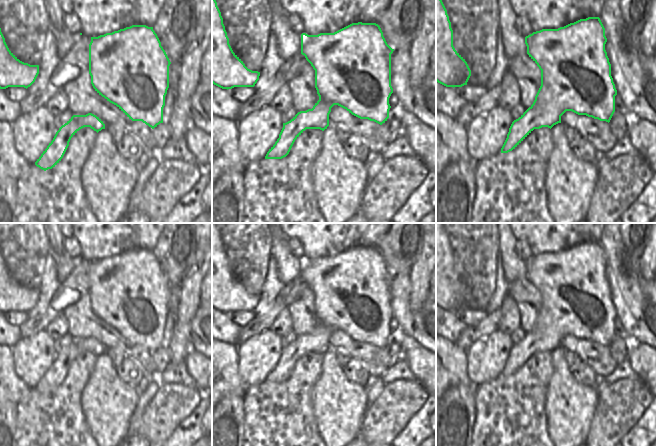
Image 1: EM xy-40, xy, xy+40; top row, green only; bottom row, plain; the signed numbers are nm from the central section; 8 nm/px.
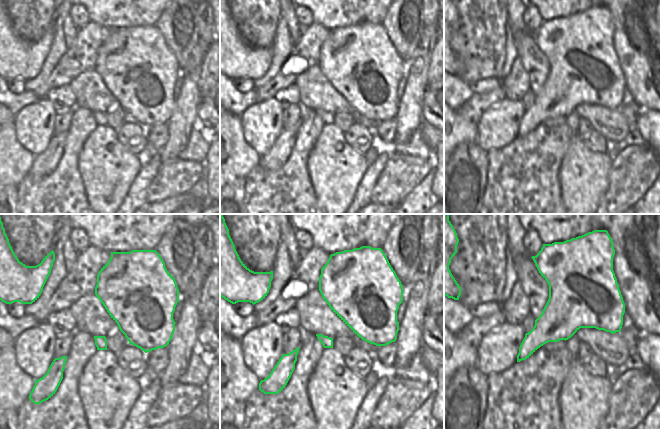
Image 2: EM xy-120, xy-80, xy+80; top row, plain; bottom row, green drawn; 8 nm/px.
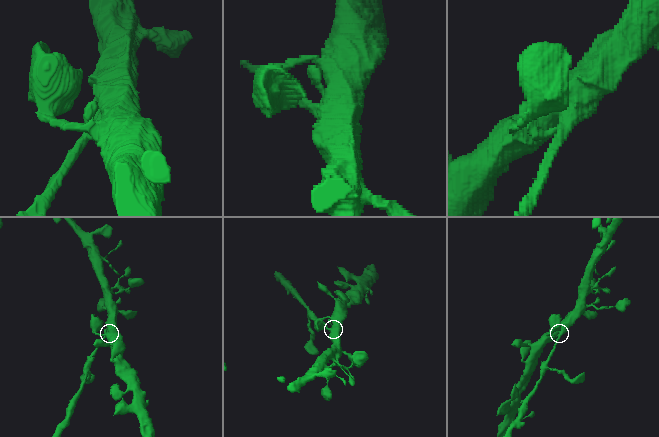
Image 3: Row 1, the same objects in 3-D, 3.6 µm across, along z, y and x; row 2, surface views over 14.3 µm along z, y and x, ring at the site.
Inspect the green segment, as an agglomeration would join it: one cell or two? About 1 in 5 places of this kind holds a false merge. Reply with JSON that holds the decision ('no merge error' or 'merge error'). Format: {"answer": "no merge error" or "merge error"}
{"answer": "no merge error"}

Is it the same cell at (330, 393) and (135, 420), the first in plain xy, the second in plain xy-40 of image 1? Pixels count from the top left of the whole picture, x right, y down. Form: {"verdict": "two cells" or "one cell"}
{"verdict": "two cells"}

